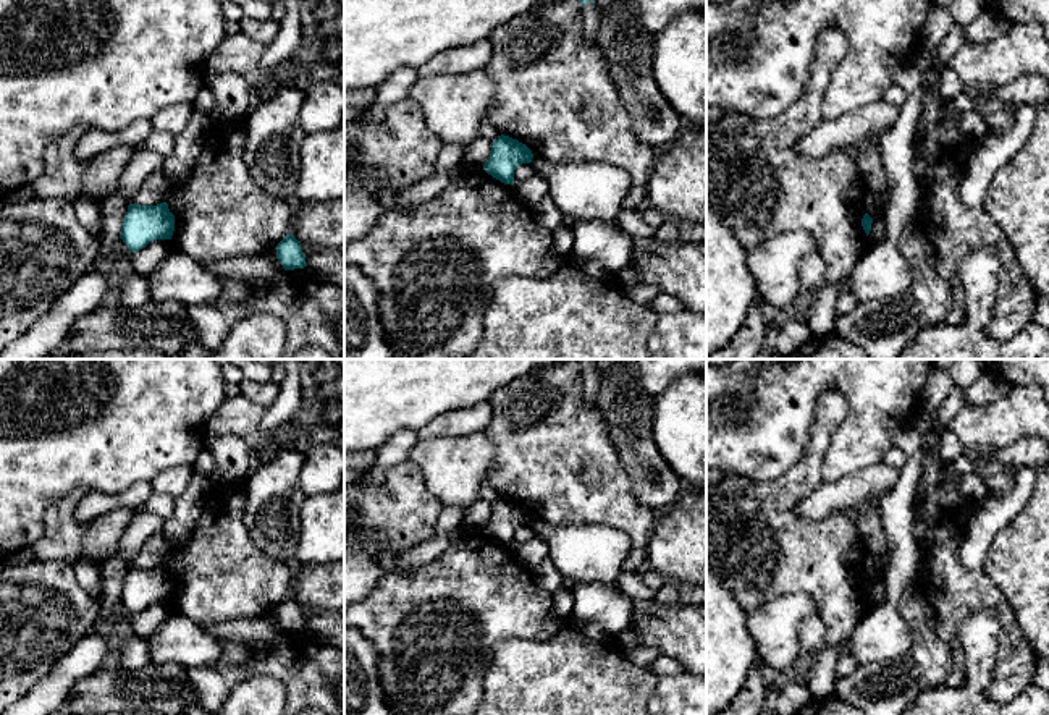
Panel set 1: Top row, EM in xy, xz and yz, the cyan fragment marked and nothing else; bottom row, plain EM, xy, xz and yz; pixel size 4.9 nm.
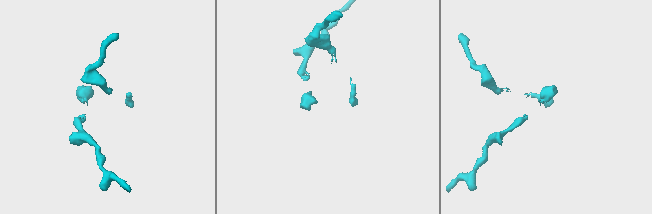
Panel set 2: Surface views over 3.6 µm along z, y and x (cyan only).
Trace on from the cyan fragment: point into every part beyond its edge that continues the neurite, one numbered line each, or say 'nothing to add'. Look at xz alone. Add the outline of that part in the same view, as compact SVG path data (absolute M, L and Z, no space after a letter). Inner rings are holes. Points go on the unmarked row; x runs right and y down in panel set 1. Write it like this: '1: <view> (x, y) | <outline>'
1: xz (589, 374) | M592 364L583 366L583 398L588 408L596 409L596 372Z

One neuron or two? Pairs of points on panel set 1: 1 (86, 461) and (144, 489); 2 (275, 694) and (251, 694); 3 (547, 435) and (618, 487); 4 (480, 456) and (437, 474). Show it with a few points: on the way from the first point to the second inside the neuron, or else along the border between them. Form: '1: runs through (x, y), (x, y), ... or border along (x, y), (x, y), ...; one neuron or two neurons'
1: border along (151, 481), (138, 481), (117, 494), (97, 492); two neurons
2: runs through (269, 694), (257, 694); one neuron
3: runs through (564, 453), (568, 456), (581, 456), (600, 476); one neuron
4: runs through (469, 458), (448, 473); one neuron

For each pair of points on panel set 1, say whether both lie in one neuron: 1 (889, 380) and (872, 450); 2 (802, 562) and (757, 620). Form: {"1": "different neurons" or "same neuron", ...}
{"1": "same neuron", "2": "different neurons"}

